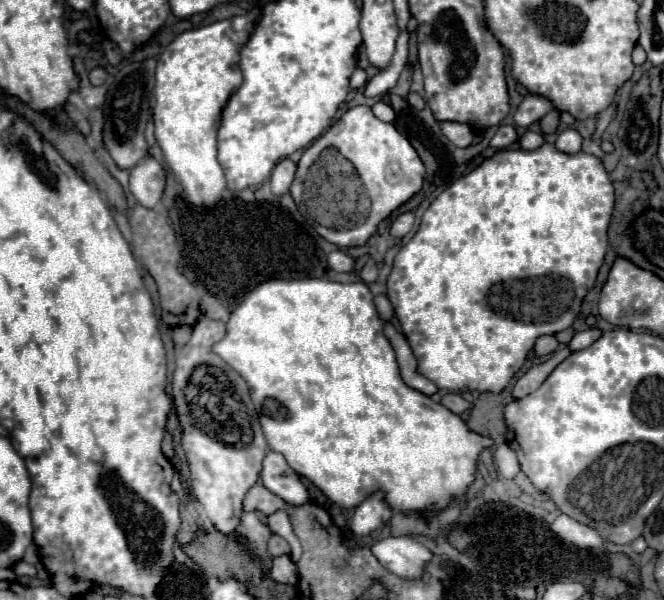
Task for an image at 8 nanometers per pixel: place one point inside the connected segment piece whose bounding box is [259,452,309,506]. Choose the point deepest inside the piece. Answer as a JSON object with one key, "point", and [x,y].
{"point":[277,477]}

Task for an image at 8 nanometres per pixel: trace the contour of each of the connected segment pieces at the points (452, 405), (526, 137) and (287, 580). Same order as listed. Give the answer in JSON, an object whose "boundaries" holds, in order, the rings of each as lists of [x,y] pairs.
{"boundaries":[[[[445,394],[443,400],[441,400],[441,404],[447,410],[451,410],[453,414],[463,414],[463,412],[467,412],[471,408],[471,404],[467,400],[463,400],[461,394]]],[[[525,132],[519,142],[521,142],[523,150],[535,150],[545,142],[545,138],[543,138],[543,134],[537,134],[537,132]]],[[[287,554],[273,558],[271,578],[281,584],[295,584],[297,582],[297,566],[291,562],[291,558]]]]}

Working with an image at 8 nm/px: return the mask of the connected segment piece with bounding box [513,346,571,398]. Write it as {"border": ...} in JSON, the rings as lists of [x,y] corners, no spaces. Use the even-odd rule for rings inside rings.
{"border":[[[565,346],[565,348],[559,348],[557,352],[551,354],[549,360],[537,364],[537,366],[533,366],[533,368],[529,368],[529,370],[515,382],[515,386],[513,386],[513,396],[515,396],[515,398],[523,398],[523,396],[535,392],[535,390],[543,384],[543,380],[545,380],[569,354],[571,354],[571,350],[569,350],[567,346]]]}

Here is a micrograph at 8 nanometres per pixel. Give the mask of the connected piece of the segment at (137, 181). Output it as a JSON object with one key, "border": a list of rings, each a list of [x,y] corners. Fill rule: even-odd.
{"border":[[[147,156],[129,172],[129,190],[145,208],[155,208],[165,188],[165,172],[161,164]]]}

